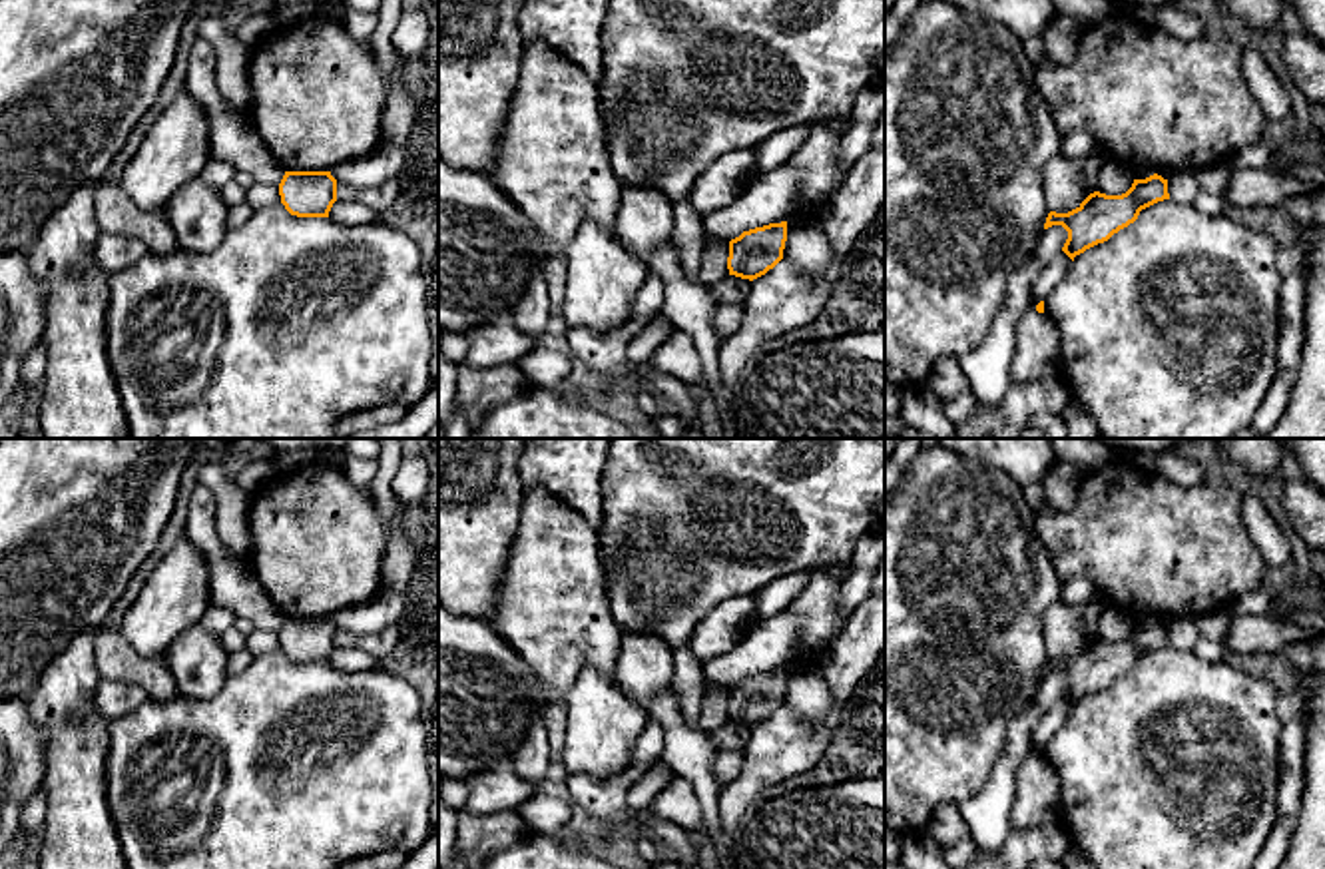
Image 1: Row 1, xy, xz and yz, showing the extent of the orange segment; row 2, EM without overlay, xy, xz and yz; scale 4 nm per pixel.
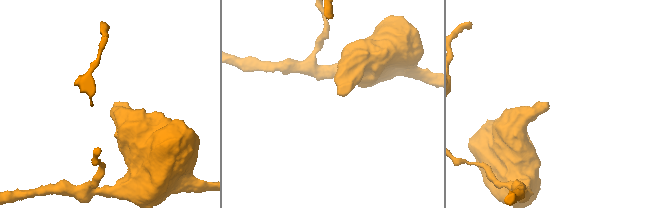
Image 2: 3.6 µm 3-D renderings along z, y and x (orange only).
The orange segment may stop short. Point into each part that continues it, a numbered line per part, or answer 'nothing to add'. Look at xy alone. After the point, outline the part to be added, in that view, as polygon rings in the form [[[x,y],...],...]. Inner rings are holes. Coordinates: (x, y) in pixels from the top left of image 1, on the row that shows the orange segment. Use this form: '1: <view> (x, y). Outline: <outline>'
nothing to add

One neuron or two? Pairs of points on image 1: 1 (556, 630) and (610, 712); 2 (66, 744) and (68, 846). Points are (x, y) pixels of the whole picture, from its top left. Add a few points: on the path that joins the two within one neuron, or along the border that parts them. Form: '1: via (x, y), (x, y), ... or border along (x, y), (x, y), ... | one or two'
1: border along (610, 674), (584, 668), (562, 700) | two
2: via (68, 770), (68, 820) | one

